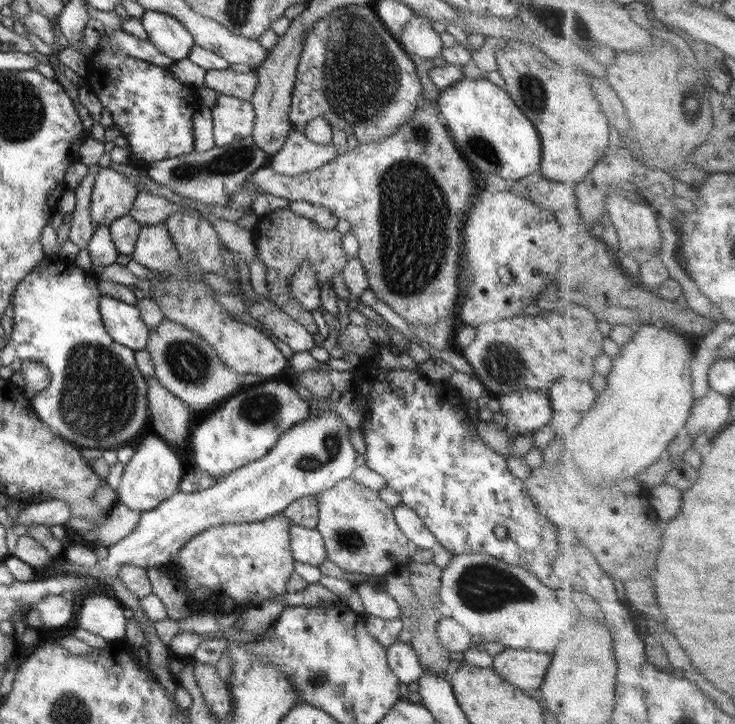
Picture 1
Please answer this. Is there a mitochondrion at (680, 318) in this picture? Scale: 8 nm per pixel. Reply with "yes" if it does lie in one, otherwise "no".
no

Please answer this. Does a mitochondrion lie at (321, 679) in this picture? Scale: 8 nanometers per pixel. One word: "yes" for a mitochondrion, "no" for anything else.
yes

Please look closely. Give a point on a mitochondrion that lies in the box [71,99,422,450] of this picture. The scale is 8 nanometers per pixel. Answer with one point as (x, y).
(229, 161)

